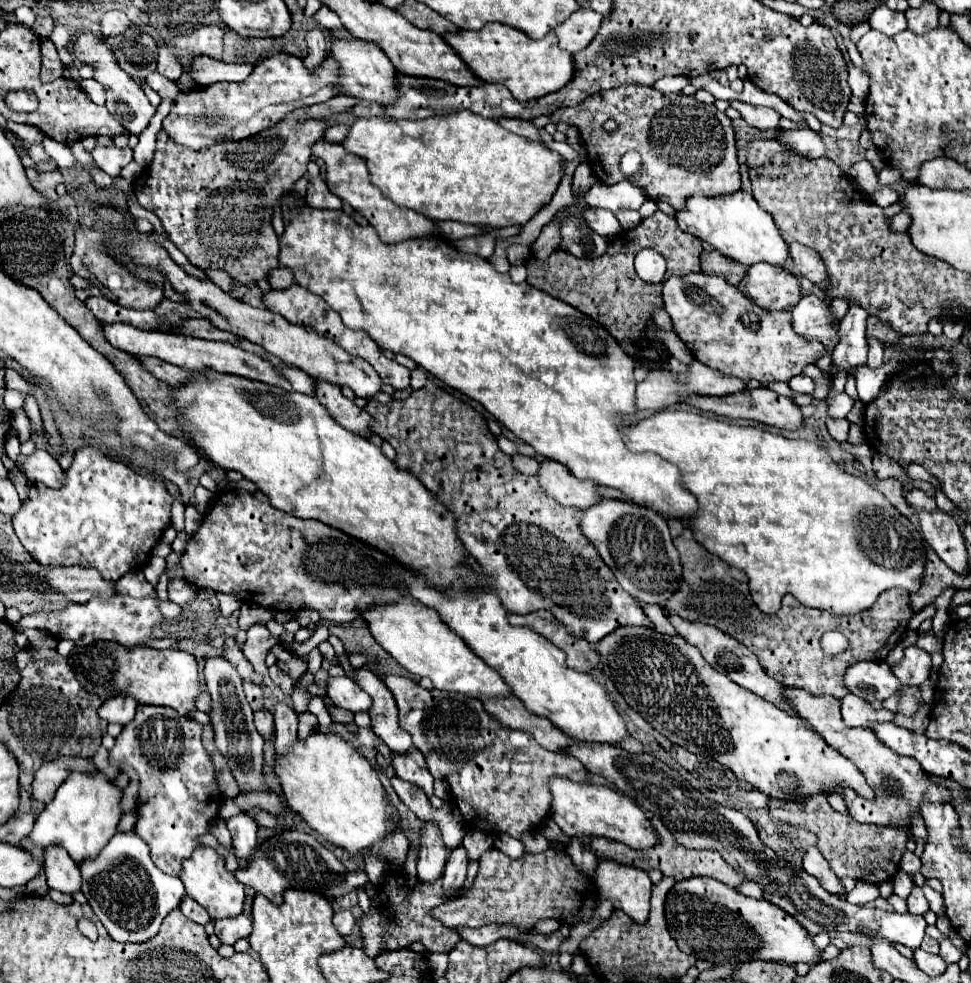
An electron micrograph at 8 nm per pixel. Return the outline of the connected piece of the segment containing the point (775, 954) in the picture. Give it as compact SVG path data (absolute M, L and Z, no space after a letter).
M692 877L678 881L666 897L666 921L670 935L680 951L702 961L718 965L736 965L744 961L784 961L790 965L816 965L822 951L814 945L812 935L794 921L786 911L780 911L766 899L752 899L736 889L710 879Z

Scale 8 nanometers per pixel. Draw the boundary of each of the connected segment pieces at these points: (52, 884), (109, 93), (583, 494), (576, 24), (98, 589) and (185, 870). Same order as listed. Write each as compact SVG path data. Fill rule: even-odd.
M48 847L44 851L44 869L48 887L66 895L74 895L82 887L82 877L78 865L62 847Z
M76 31L76 43L74 43L74 51L76 51L76 57L86 63L86 65L92 65L96 69L94 73L94 79L100 81L106 89L106 107L108 111L116 117L116 121L120 121L132 135L140 135L150 119L154 117L156 113L156 107L148 101L148 97L144 95L142 87L130 79L130 75L126 71L122 71L116 63L116 57L112 55L112 51L106 47L104 39L96 37L94 33L90 31Z
M542 459L540 469L536 473L540 487L548 497L552 497L560 505L574 505L578 509L586 509L600 499L598 485L594 481L576 479L562 463L552 459Z
M580 7L564 23L556 25L554 33L558 35L562 49L568 49L570 53L578 53L596 37L600 25L602 25L600 13Z
M40 565L40 569L46 573L48 585L62 593L70 601L84 603L90 597L112 597L114 595L114 583L108 583L102 579L102 575L92 567L46 567Z
M198 847L198 849L194 851L194 855L182 863L180 879L184 881L186 895L192 897L194 901L198 901L198 903L212 915L212 919L236 917L236 915L242 913L242 905L244 905L244 885L236 881L234 873L228 873L228 871L226 871L222 857L220 857L214 849L210 849L210 847ZM208 853L212 853L212 863L210 863L210 867L206 865Z

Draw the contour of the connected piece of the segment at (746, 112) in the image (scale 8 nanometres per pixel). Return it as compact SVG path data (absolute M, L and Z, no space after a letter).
M730 100L729 104L734 109L740 111L742 119L760 129L760 131L768 131L768 129L776 129L778 127L778 121L780 121L780 113L772 107L758 107L758 105L750 105L750 103L745 103L737 100Z

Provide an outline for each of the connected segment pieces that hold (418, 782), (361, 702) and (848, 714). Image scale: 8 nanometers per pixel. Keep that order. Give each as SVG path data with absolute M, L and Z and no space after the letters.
M414 747L408 755L394 755L392 757L392 767L396 771L396 775L408 783L414 783L416 787L420 787L428 797L434 795L432 791L432 781L434 777L428 773L426 761L422 757L422 753Z
M328 677L328 697L336 707L348 709L352 713L370 711L372 699L348 677Z
M848 693L842 699L842 717L844 717L844 723L850 725L850 727L868 727L870 723L876 723L876 721L878 723L892 721L894 713L888 711L888 709L874 711L868 701Z

